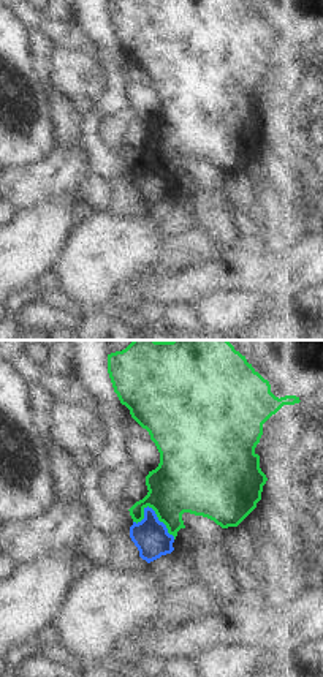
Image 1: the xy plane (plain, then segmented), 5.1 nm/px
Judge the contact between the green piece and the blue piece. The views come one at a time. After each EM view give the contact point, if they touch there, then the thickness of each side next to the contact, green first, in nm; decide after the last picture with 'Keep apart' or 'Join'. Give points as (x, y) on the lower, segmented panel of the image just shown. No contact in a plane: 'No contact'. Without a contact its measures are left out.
Touches green at (154, 510). Thickness 360 nm (green) against 180 nm.

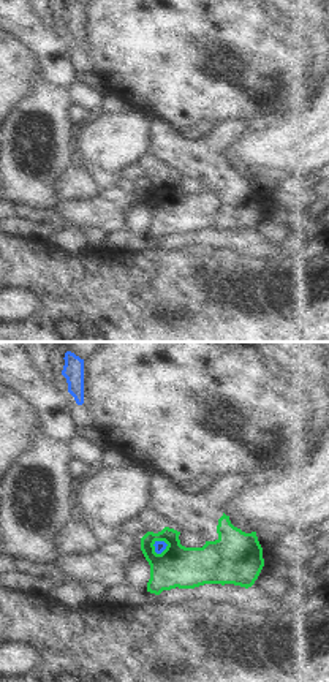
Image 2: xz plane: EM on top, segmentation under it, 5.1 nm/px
Touches green at (160, 540). Thickness 220 nm (green) against 60 nm.

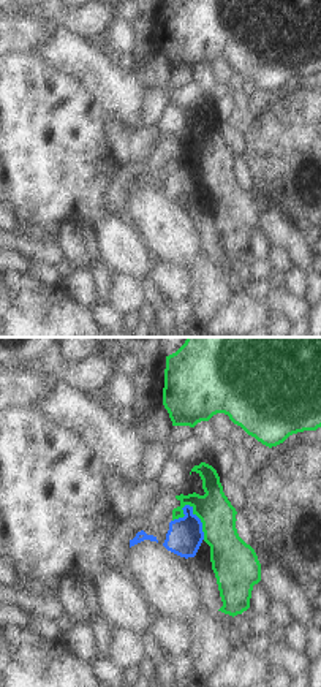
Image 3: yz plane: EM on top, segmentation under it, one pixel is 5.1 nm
Touches green at (201, 521). Thickness 220 nm (green) against 180 nm.

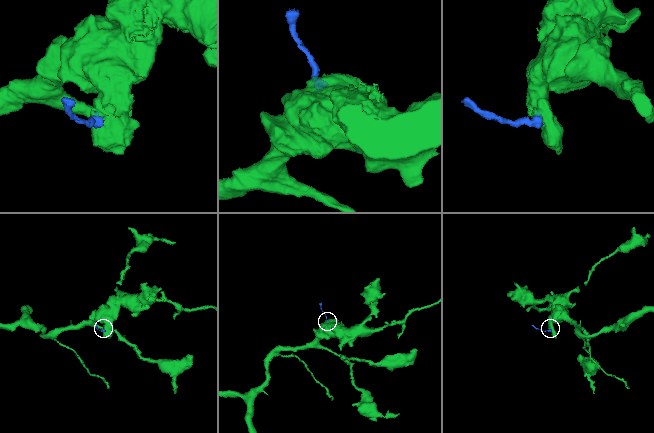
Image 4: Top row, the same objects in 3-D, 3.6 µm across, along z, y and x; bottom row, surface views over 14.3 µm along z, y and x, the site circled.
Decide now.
Keep apart.

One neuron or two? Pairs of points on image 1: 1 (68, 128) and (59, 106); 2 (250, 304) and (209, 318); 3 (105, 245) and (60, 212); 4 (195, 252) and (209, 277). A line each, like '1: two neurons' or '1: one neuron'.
1: one neuron
2: one neuron
3: two neurons
4: two neurons

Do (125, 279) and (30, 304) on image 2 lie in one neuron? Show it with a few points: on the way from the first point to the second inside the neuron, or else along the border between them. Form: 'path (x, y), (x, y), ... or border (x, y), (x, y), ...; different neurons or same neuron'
border (21, 288), (37, 299), (38, 307), (16, 323); different neurons

